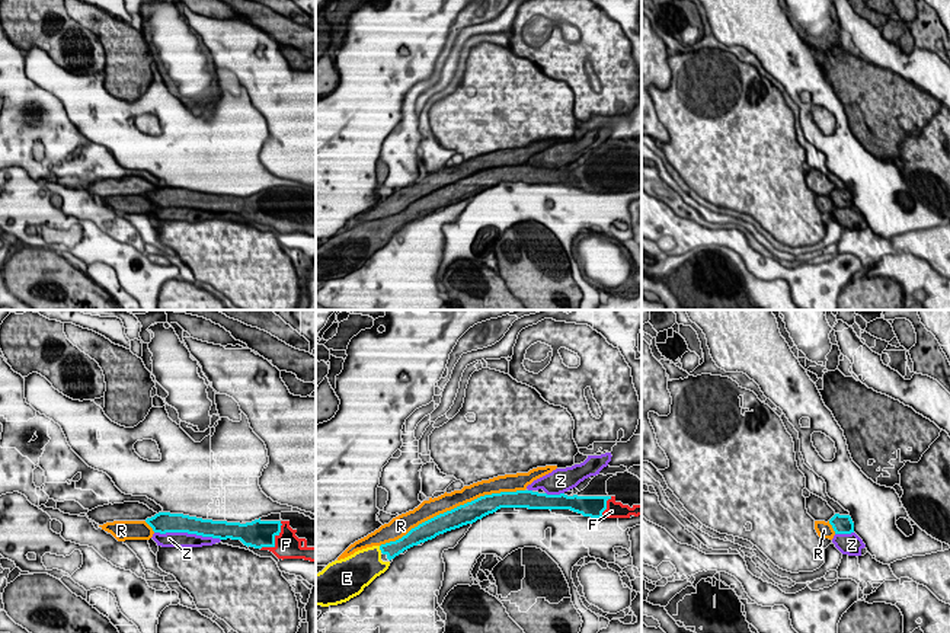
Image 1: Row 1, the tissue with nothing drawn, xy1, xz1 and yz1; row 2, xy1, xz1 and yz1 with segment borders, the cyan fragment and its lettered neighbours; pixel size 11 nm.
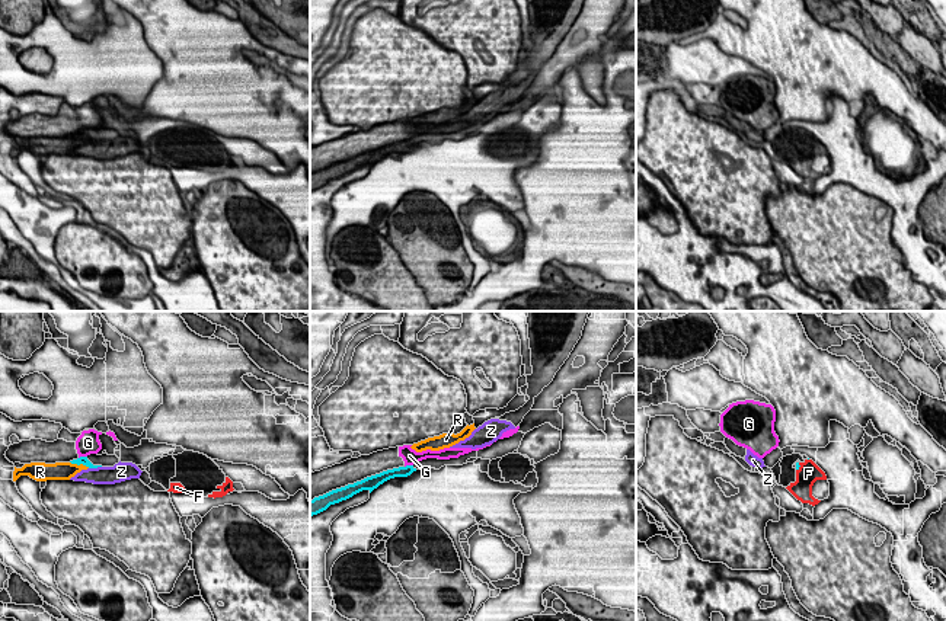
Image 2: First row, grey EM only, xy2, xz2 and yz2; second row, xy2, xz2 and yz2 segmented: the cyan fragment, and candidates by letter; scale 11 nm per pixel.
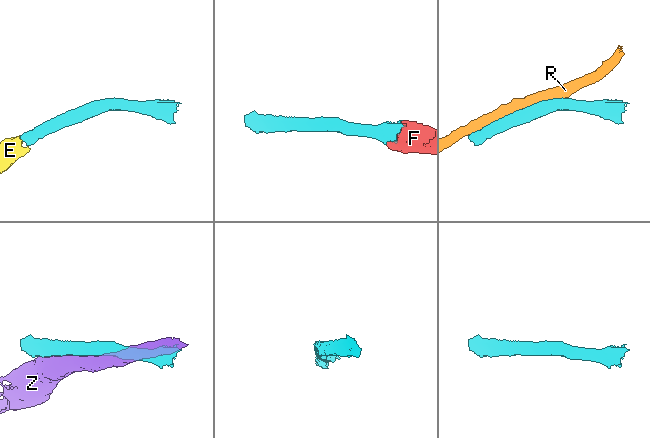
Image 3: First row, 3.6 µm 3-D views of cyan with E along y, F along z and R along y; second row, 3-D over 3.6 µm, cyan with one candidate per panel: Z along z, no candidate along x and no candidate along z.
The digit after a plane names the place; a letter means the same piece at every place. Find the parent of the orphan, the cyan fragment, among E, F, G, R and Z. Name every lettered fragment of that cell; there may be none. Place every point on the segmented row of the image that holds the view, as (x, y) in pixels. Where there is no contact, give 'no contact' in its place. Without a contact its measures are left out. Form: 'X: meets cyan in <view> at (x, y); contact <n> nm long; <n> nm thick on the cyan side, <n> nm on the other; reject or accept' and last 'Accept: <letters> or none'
E: meets cyan in xz1 at (380, 549); contact 90 nm long; 170 nm thick on the cyan side, 360 nm on the other; accept
F: meets cyan in xy1 at (274, 540); contact 400 nm long; 300 nm thick on the cyan side, 280 nm on the other; accept
G: meets cyan in xy2 at (82, 457); contact 100 nm long; 100 nm thick on the cyan side, 240 nm on the other; reject
R: meets cyan in xz1 at (451, 510); contact 1700 nm long; 240 nm thick on the cyan side, 200 nm on the other; reject
Z: meets cyan in xy1 at (188, 533); contact 750 nm long; 220 nm thick on the cyan side, 160 nm on the other; reject
Accept: E, F

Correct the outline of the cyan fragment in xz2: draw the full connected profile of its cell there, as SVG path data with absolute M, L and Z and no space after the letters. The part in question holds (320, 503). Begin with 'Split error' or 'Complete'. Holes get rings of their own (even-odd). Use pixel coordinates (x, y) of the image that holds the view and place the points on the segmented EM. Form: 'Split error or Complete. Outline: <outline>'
Complete. Outline: M413 465L387 470L380 474L367 477L361 481L357 481L354 484L348 484L345 487L332 490L323 496L314 497L313 500L310 500L310 516L317 515L326 510L330 505L346 500L362 490L368 490L371 493L374 489L377 489L384 481L394 478L394 477L408 477L413 471L416 471Z

